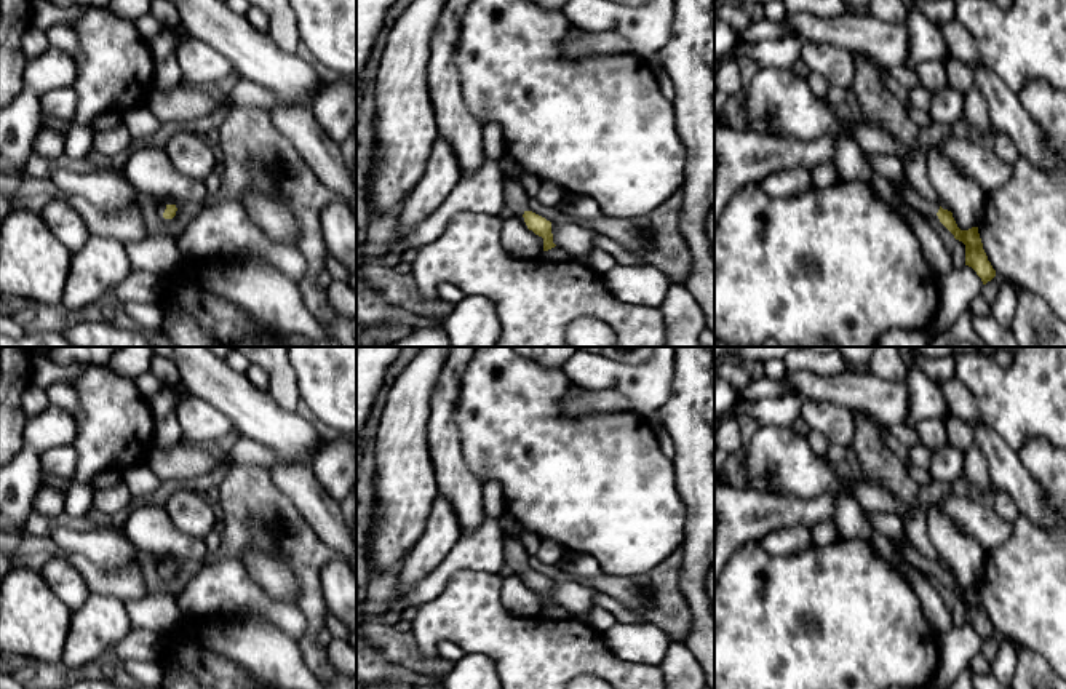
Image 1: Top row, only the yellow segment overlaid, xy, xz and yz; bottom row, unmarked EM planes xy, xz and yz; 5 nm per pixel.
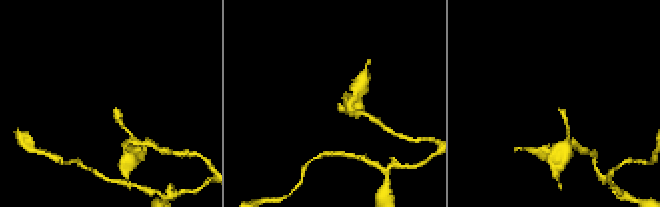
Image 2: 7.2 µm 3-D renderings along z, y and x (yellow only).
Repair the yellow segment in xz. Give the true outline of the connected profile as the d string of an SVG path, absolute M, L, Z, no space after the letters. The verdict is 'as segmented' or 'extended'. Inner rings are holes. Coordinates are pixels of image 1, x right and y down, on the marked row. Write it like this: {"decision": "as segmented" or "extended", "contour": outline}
{"decision": "extended", "contour": "M503 181L503 201L515 216L523 216L529 230L543 238L543 251L555 248L551 222L527 209L529 195L518 181Z"}

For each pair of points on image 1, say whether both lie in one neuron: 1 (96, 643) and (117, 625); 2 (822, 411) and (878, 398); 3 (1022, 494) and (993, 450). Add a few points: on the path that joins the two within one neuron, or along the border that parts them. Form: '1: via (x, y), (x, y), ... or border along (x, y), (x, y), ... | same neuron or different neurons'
1: via (101, 638), (112, 627) | same neuron
2: border along (807, 398), (839, 403), (854, 413) | different neurons
3: via (1017, 483), (1006, 472), (1002, 461) | same neuron

